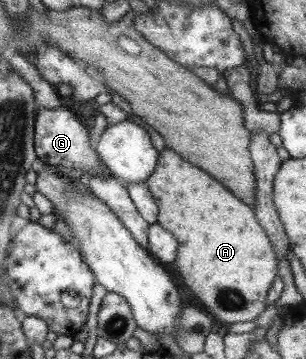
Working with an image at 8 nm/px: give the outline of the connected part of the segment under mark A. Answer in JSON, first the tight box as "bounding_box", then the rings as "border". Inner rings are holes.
{"bounding_box":[145,149,278,325],"border":[[[171,149],[158,152],[155,167],[147,175],[145,184],[158,207],[156,223],[177,240],[173,267],[181,277],[183,285],[209,310],[209,315],[219,322],[231,325],[254,321],[269,305],[266,303],[266,295],[278,276],[278,259],[275,259],[265,231],[255,221],[254,208],[241,203],[224,185],[202,169],[183,160],[181,155]]]}

